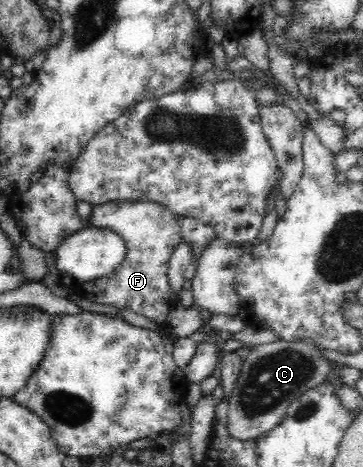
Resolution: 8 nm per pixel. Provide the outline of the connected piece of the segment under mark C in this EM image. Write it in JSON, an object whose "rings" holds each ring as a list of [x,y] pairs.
{"rings":[[[276,341],[254,346],[247,358],[242,360],[239,378],[228,398],[226,435],[243,442],[258,439],[279,424],[286,408],[299,398],[301,392],[319,386],[331,372],[331,361],[311,345]]]}

